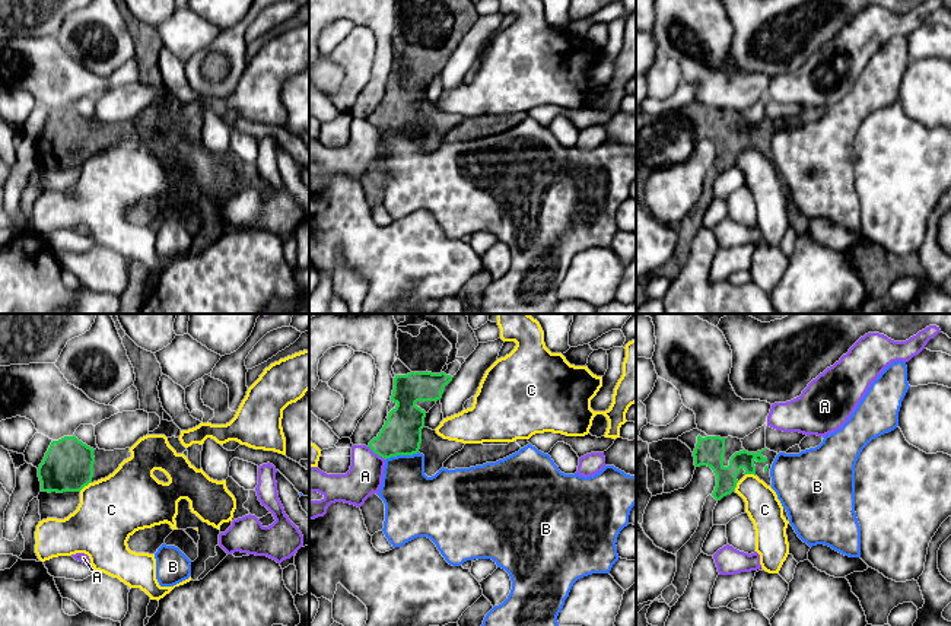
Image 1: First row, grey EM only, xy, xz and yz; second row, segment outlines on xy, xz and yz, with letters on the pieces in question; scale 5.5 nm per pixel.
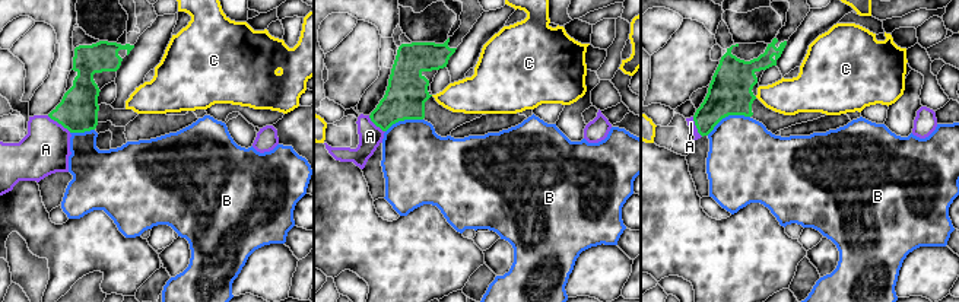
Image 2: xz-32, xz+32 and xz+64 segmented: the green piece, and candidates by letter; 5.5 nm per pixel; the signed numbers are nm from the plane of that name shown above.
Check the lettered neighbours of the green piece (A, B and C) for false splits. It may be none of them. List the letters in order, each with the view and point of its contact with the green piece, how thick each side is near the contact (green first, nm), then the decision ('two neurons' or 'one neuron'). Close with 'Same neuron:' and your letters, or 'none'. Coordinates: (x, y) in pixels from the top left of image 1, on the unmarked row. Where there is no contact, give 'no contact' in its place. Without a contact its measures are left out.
A: xz (377, 126) | 220/190 nm | two neurons
B: xz (401, 127) | 220/300 nm | two neurons
C: xy (83, 159) | 280/360 nm | two neurons
Same neuron: none

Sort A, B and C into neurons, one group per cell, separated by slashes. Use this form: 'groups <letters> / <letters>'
groups A / B / C

